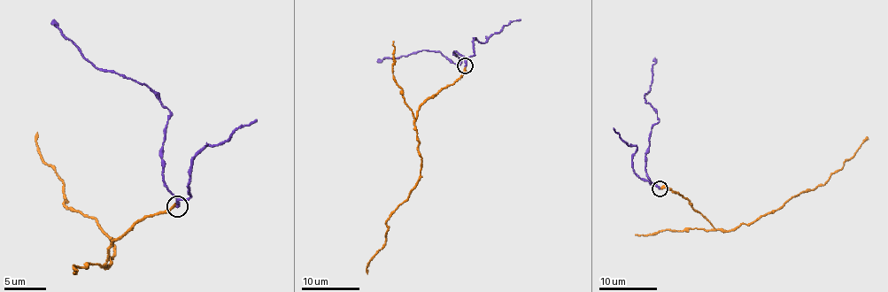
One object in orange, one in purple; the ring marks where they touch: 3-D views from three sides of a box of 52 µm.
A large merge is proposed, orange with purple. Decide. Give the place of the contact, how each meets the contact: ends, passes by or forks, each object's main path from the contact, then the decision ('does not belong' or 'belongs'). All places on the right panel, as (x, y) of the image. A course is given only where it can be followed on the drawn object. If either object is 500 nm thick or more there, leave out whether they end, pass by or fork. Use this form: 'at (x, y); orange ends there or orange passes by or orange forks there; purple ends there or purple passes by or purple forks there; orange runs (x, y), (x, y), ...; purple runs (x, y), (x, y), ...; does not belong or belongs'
at (660, 188); orange ends there; purple ends there; orange runs (660, 188), (667, 187), (685, 197), (715, 229), (733, 231), (820, 186), (837, 172), (866, 136); purple runs (660, 188), (645, 171), (649, 134), (657, 123), (657, 112), (644, 95), (650, 89), (654, 57); belongs

